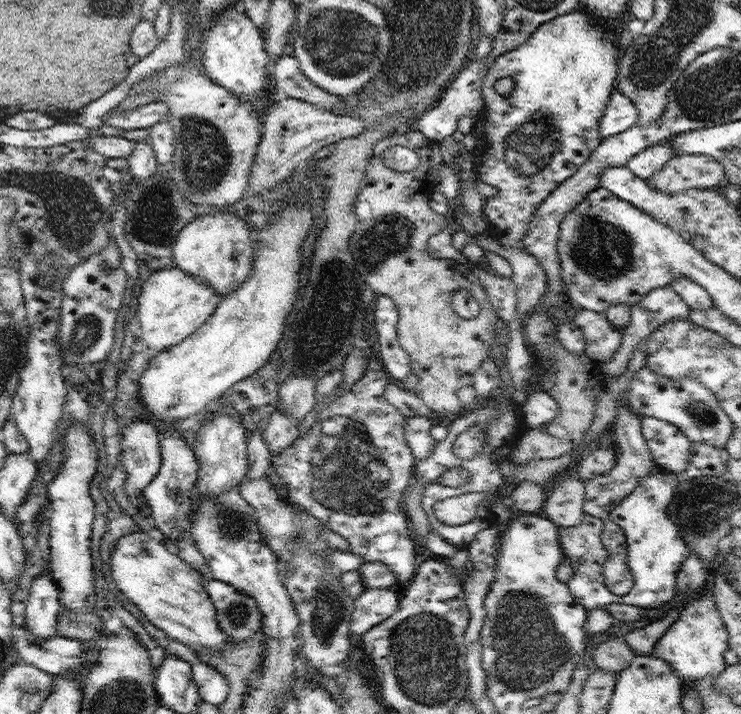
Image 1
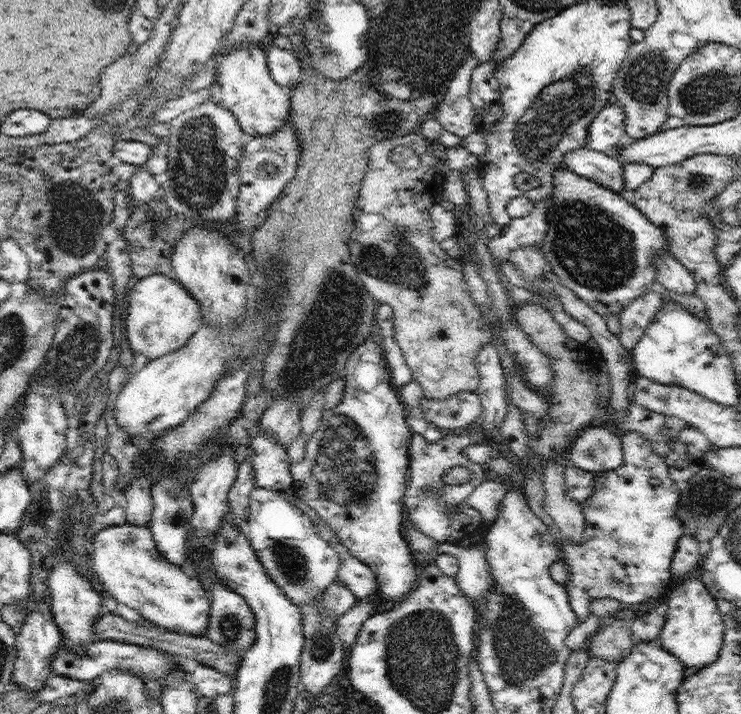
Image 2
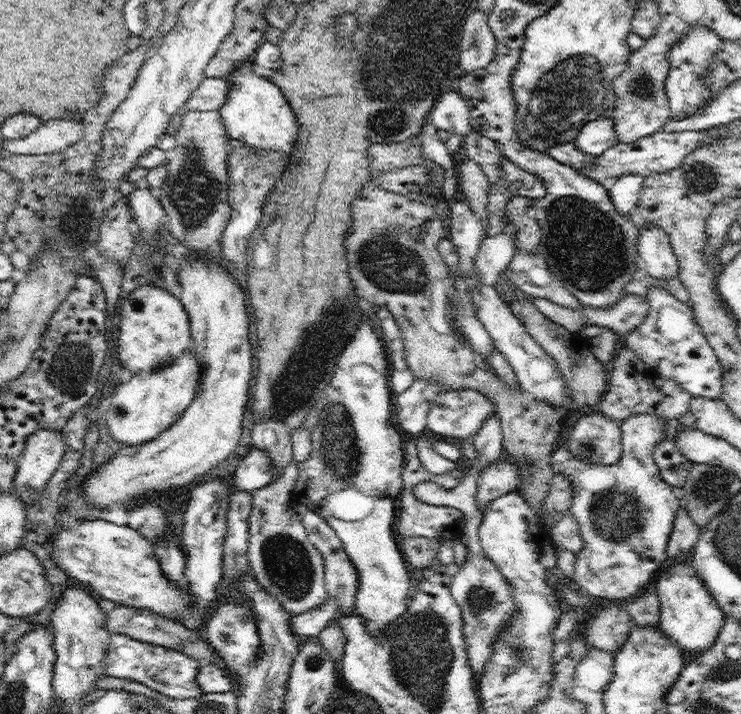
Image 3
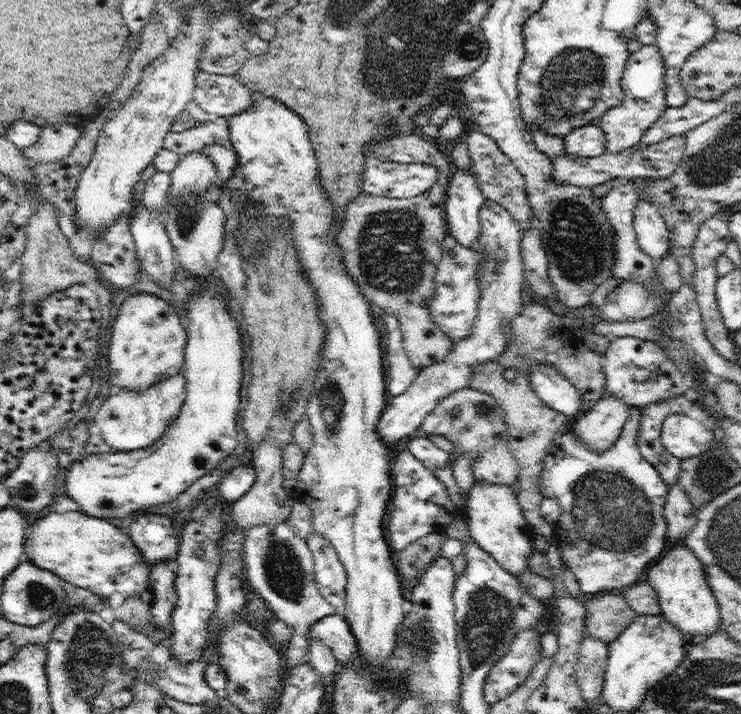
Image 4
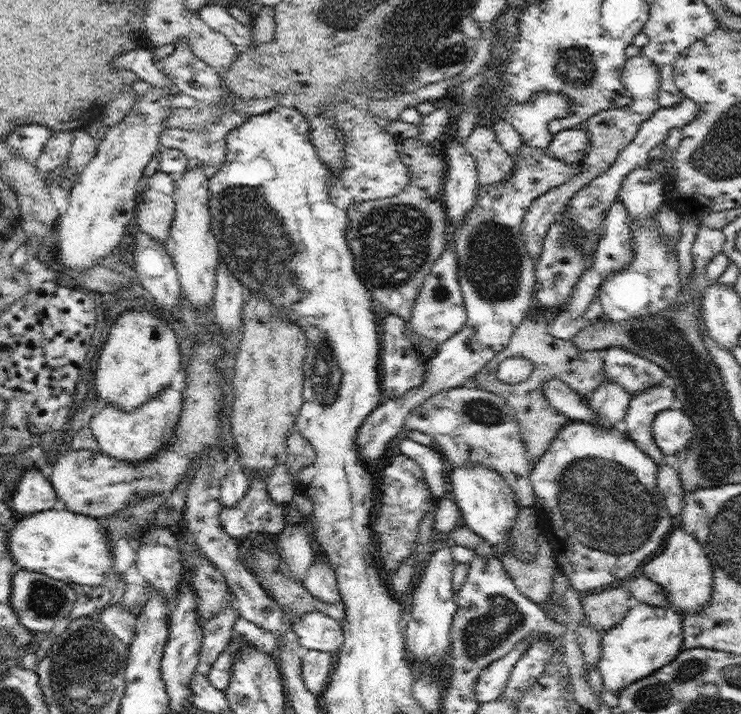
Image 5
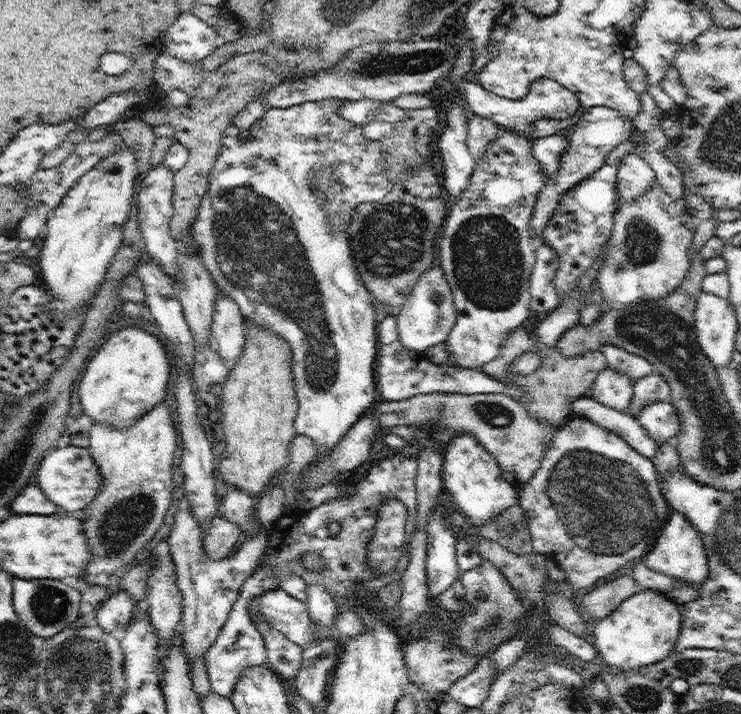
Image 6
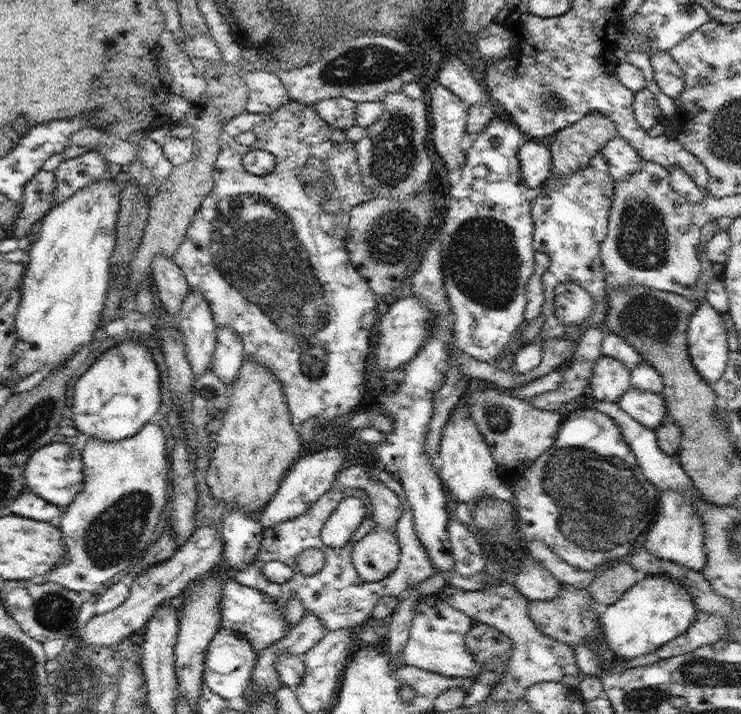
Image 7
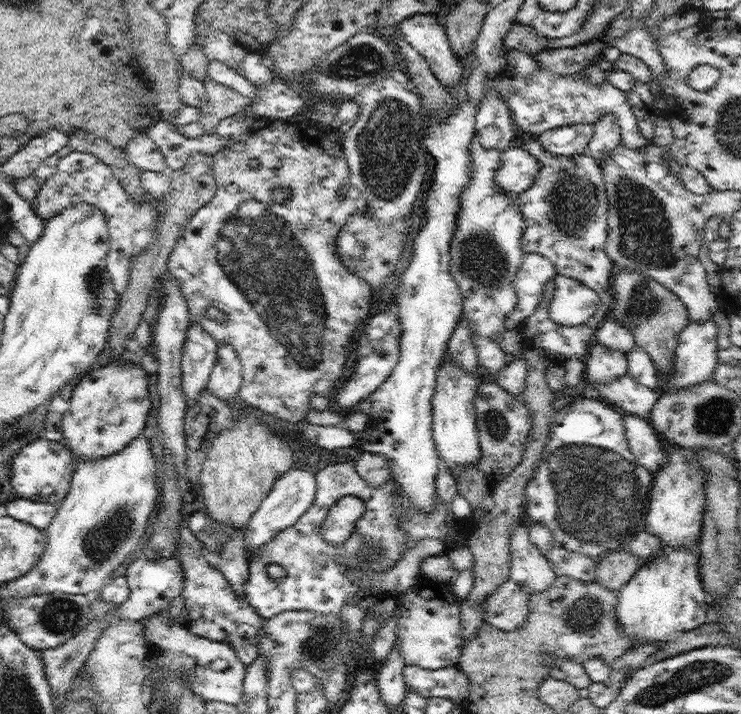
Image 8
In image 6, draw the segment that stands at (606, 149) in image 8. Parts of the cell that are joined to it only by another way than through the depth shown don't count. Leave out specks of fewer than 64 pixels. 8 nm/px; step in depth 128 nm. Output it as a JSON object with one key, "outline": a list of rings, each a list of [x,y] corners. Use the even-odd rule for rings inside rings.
{"outline":[[[637,151],[629,152],[620,161],[616,185],[622,202],[632,202],[651,190],[657,178],[652,167]]]}

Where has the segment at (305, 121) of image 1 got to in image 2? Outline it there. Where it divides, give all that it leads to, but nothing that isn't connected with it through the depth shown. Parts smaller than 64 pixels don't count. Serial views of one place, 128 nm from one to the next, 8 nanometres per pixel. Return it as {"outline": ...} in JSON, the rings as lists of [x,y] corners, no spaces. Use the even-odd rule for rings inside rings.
{"outline":[[[290,118],[286,119],[276,132],[263,137],[251,137],[243,146],[239,173],[242,184],[237,198],[237,212],[240,222],[239,231],[256,228],[264,212],[278,198],[282,189],[294,178],[301,155],[301,142]]]}

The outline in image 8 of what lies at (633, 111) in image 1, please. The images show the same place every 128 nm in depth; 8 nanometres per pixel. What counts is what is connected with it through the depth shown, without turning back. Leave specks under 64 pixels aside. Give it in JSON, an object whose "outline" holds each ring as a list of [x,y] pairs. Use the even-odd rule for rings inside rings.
{"outline":[[[509,147],[503,152],[503,163],[495,170],[495,183],[501,193],[520,195],[526,192],[539,175],[541,164],[520,147]]]}

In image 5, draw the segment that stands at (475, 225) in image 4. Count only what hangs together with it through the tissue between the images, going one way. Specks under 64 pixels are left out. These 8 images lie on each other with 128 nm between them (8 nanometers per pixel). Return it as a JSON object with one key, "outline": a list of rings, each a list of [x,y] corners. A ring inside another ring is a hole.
{"outline":[[[455,139],[448,145],[446,156],[448,163],[443,190],[445,207],[450,225],[459,230],[477,201],[480,187],[477,164],[464,145]]]}

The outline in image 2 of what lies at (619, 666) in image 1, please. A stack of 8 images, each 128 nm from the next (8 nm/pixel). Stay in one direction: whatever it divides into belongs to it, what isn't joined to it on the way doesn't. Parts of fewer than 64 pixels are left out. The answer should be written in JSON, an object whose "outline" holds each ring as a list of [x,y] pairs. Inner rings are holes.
{"outline":[[[614,619],[614,623],[599,627],[587,647],[593,656],[619,663],[632,652],[634,639],[629,623],[624,619]]]}

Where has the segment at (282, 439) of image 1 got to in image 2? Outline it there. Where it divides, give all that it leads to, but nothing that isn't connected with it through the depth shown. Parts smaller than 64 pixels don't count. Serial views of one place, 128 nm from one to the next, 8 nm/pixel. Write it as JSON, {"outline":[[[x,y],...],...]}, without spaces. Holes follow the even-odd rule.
{"outline":[[[259,433],[252,439],[253,475],[256,486],[272,490],[290,488],[293,478],[287,448],[272,435]]]}

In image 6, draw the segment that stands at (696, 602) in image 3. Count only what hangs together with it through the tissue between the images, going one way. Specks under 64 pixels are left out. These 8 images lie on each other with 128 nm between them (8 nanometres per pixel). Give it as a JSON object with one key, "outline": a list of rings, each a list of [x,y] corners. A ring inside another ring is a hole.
{"outline":[[[671,509],[669,517],[656,536],[655,545],[643,558],[648,568],[666,576],[675,576],[678,580],[685,580],[696,588],[701,588],[709,575],[706,549],[702,539],[692,523],[677,510]]]}

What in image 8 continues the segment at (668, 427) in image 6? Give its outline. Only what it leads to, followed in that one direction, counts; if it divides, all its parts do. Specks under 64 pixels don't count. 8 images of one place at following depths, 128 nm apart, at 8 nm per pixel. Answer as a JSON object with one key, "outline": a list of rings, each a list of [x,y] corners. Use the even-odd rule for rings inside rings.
{"outline":[[[628,374],[604,384],[597,384],[591,380],[590,383],[600,392],[602,400],[615,406],[621,412],[646,420],[650,419],[650,413],[661,396],[660,389],[646,387]]]}

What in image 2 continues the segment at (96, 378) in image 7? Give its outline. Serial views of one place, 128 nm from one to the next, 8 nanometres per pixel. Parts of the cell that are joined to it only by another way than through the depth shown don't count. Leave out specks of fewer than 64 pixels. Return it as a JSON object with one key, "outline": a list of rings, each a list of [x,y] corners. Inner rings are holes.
{"outline":[[[160,274],[146,276],[128,292],[128,315],[126,316],[126,334],[132,353],[144,355],[150,362],[174,352],[190,341],[200,329],[202,316],[200,304],[194,300],[180,282],[172,277]]]}

